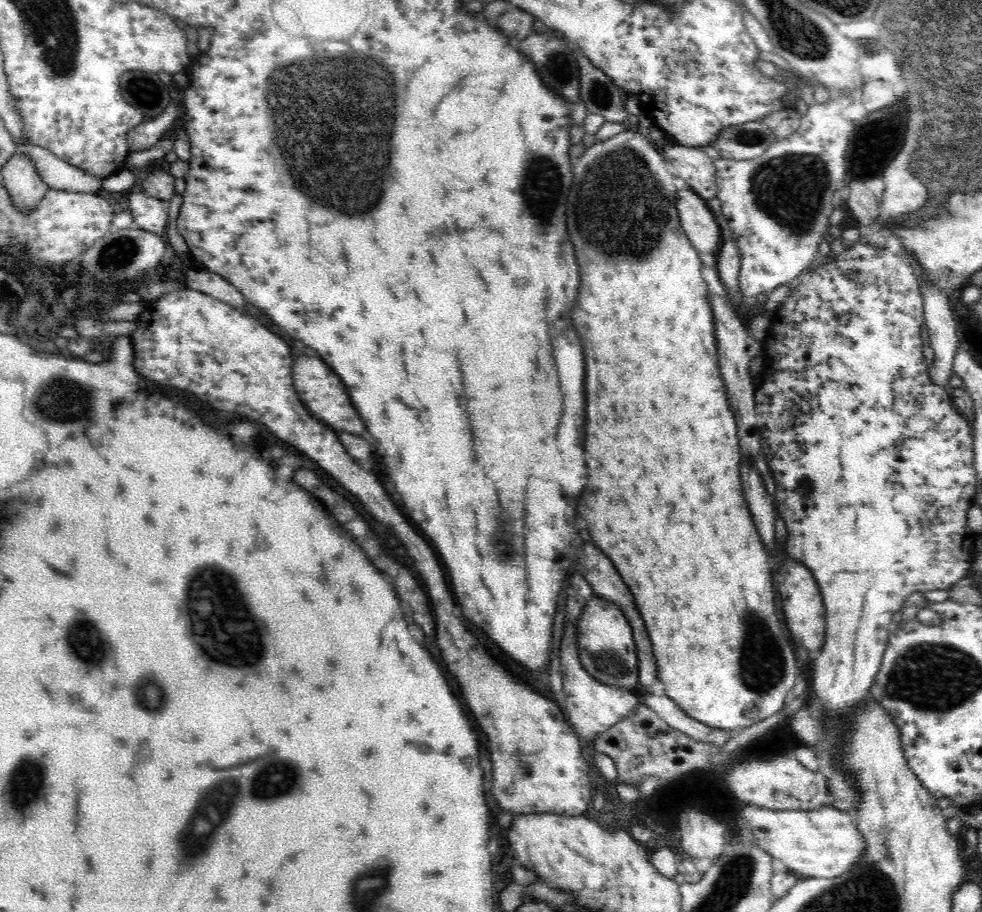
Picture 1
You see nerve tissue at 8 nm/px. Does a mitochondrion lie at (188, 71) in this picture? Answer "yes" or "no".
no

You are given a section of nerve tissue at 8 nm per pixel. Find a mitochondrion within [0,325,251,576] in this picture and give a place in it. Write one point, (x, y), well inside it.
(69, 402)

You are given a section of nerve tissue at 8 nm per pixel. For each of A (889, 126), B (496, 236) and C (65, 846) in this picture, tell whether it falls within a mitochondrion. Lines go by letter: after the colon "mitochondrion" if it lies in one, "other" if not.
A: mitochondrion
B: other
C: other

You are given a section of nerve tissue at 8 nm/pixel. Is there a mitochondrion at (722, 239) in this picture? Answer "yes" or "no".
no

